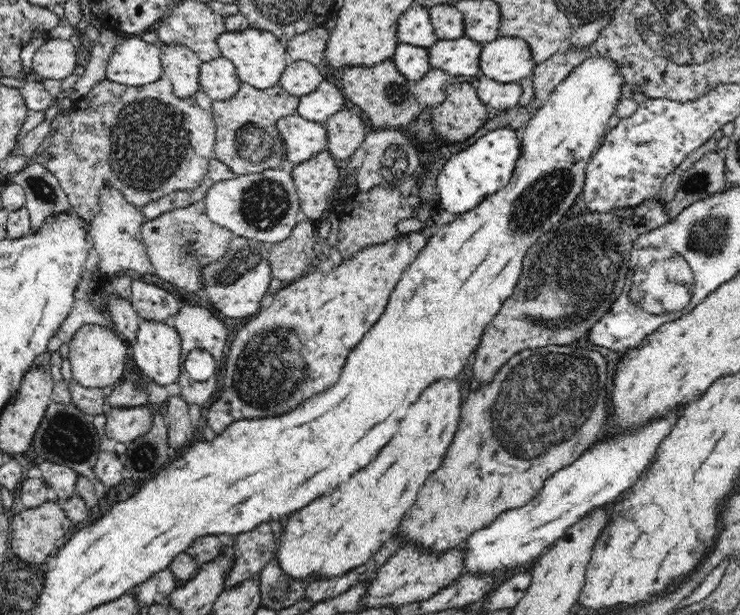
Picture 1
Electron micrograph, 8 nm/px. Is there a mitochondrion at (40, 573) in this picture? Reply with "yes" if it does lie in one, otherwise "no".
no

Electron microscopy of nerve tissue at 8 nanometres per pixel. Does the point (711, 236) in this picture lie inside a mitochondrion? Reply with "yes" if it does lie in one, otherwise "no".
yes

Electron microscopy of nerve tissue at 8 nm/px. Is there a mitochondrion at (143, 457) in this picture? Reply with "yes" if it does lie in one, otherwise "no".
yes

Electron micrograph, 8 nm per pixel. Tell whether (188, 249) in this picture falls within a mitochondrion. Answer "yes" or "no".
yes

